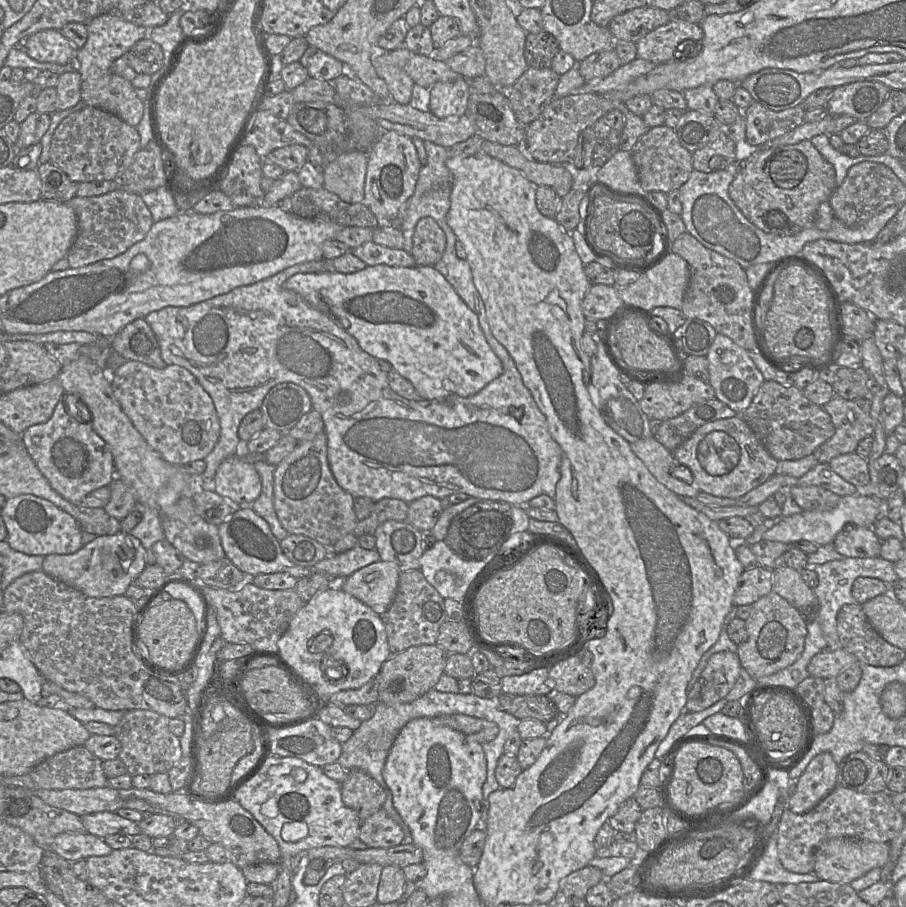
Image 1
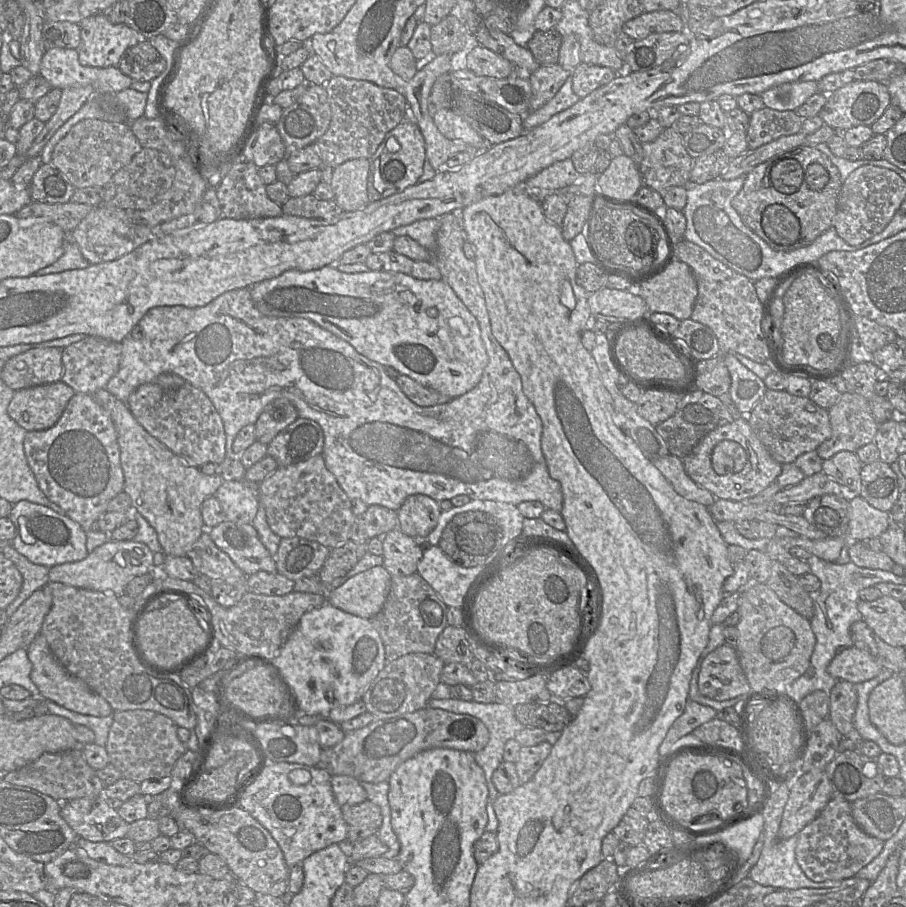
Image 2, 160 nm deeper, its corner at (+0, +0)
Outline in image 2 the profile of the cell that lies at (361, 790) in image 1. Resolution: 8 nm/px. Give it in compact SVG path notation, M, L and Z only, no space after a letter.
M369 799L357 805L342 806L343 818L347 824L347 840L357 840L377 834L381 823L380 808Z

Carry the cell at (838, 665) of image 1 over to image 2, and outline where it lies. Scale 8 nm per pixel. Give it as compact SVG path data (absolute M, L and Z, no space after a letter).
M854 646L838 652L827 667L827 672L835 679L855 685L876 677L882 670L871 655Z

